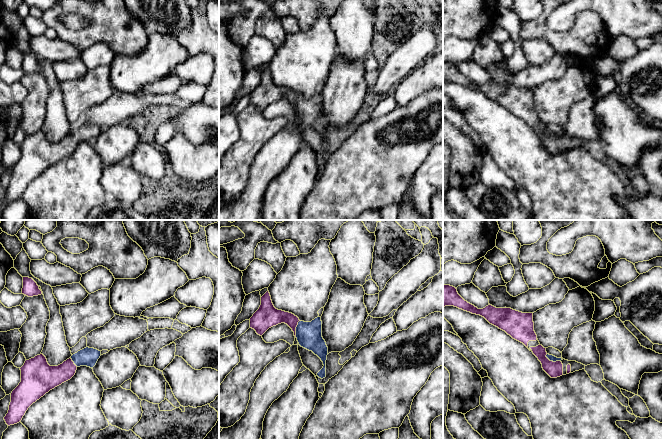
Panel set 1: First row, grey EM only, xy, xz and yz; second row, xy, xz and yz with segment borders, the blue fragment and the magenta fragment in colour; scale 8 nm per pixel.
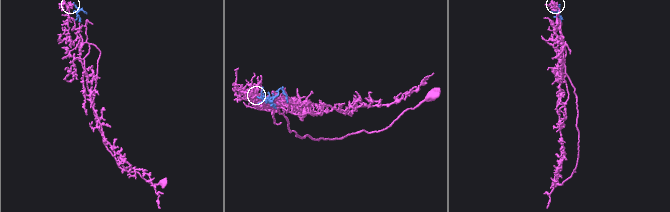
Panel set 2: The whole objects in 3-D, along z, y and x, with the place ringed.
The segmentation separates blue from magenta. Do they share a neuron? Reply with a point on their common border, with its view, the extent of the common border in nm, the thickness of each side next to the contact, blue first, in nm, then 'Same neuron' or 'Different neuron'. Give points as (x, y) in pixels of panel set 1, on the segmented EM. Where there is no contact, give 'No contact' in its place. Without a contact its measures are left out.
Touches blue at xz (296, 329). Shared border 150 nm. Thickness 200 nm (blue) against 180 nm. Same neuron

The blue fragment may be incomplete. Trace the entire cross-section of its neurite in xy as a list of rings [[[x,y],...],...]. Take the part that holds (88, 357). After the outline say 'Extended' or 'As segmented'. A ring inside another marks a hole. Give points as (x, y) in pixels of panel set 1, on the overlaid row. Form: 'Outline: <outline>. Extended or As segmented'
Outline: [[[86,347],[77,353],[73,354],[69,359],[58,366],[50,366],[46,357],[43,354],[37,355],[34,358],[26,360],[21,370],[21,382],[11,393],[11,402],[9,410],[4,420],[8,426],[21,422],[28,408],[43,397],[50,390],[70,380],[80,366],[93,368],[101,356],[101,351]]]. Extended

